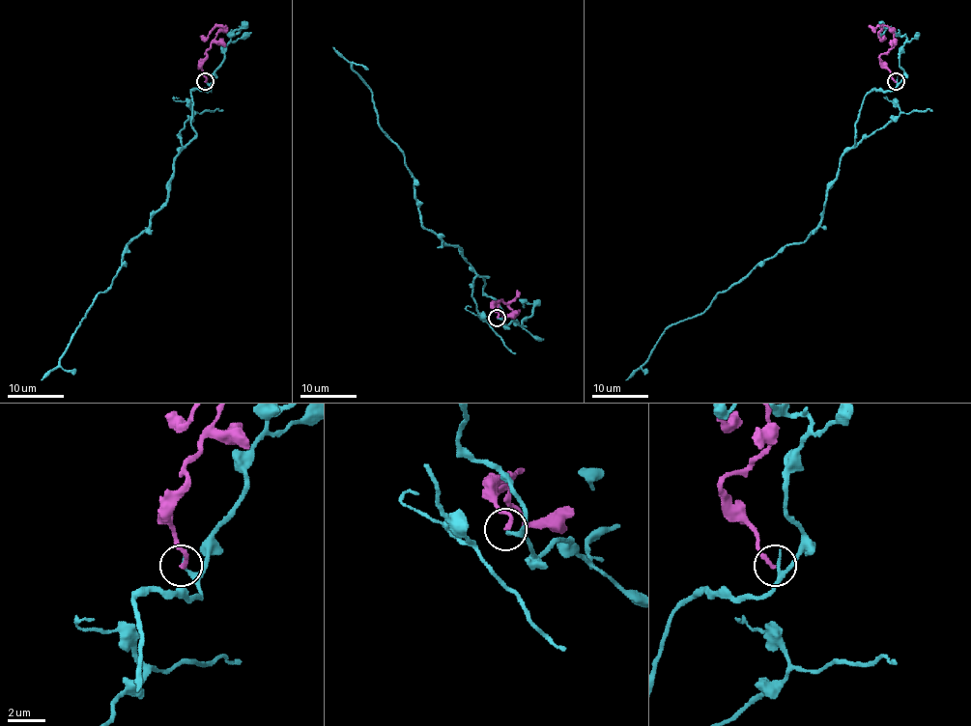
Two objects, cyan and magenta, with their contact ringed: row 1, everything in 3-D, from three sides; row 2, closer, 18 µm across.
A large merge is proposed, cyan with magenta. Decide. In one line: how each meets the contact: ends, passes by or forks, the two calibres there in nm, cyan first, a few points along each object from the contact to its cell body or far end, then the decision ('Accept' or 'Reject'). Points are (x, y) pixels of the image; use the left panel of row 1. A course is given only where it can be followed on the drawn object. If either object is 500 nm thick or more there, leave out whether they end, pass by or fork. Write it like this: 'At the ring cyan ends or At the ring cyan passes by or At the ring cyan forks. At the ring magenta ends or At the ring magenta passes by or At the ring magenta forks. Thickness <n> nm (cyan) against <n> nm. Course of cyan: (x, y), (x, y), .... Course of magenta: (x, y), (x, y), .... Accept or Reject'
At the ring cyan ends. At the ring magenta ends. Thickness 220 nm (cyan) against 220 nm. Course of cyan: (205, 81), (210, 91), (191, 93), (195, 136), (176, 157), (168, 199), (127, 244), (112, 284), (41, 379). Course of magenta: (205, 81), (202, 64), (219, 27), (216, 26), (207, 38), (199, 36). Reject

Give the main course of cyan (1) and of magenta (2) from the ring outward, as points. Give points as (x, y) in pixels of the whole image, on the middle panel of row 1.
1: (498, 318), (501, 308), (483, 291), (488, 277), (421, 225), (404, 154), (379, 125), (372, 91), (332, 47)
2: (498, 318), (495, 308), (498, 300), (503, 315), (508, 315), (511, 311), (501, 300), (492, 306)

